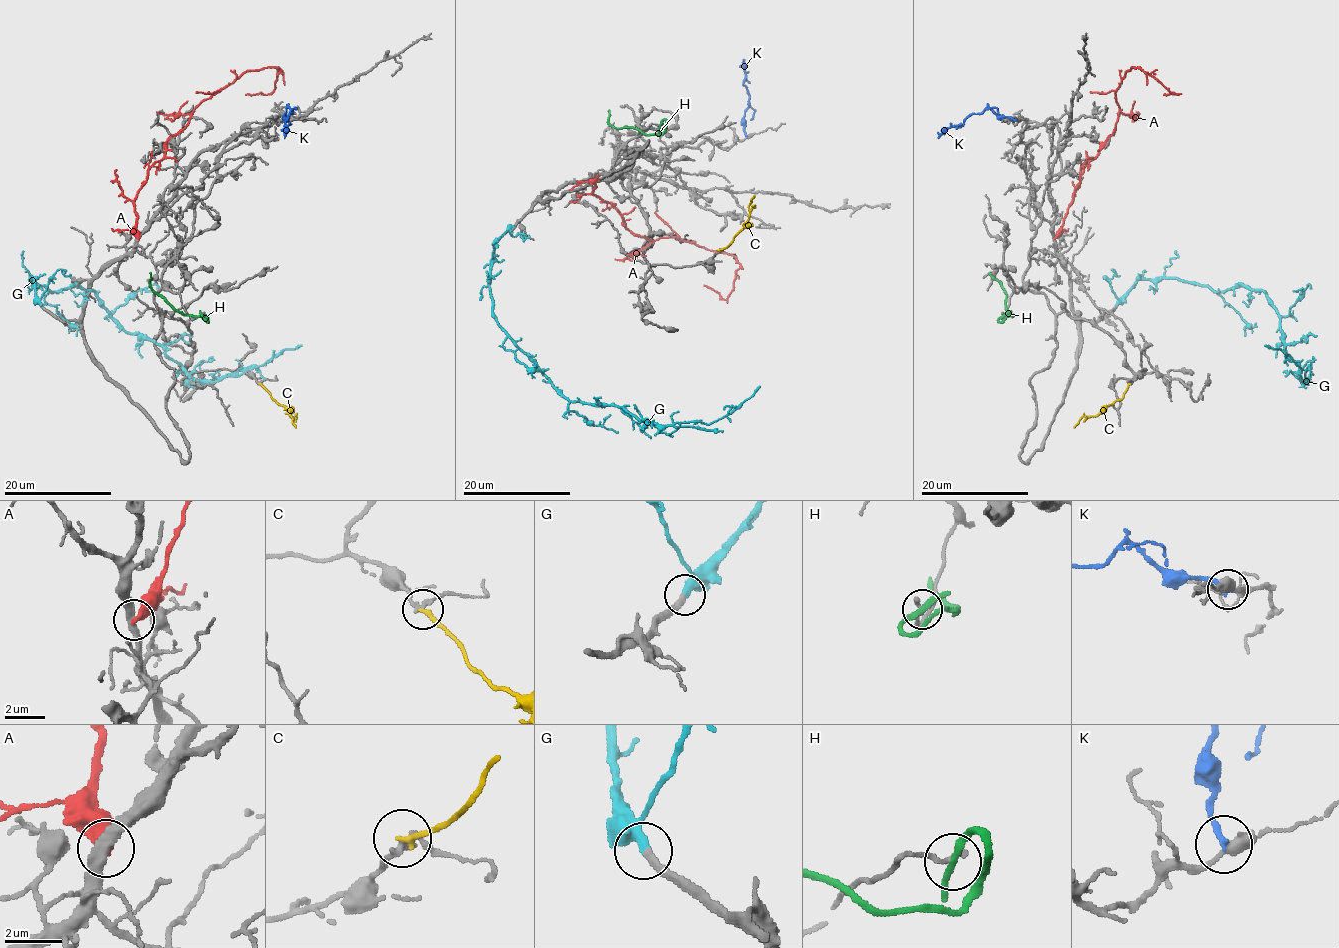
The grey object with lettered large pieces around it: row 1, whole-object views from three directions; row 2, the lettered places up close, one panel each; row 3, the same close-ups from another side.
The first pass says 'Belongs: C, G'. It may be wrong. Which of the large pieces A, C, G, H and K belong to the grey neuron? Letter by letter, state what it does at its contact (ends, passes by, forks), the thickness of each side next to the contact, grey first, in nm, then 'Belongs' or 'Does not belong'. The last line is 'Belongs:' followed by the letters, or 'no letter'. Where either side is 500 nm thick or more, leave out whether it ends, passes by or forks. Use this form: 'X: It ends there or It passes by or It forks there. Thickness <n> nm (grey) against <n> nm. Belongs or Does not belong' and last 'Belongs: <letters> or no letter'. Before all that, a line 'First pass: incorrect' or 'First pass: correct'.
First pass: correct
A: It ends there. Thickness 400 nm (grey) against 440 nm. Does not belong
C: It ends there. Thickness 200 nm (grey) against 240 nm. Belongs
G: It passes by. Thickness 280 nm (grey) against 300 nm. Belongs
H: It passes by. Thickness 240 nm (grey) against 240 nm. Does not belong
K: It ends there. Thickness 400 nm (grey) against 200 nm. Does not belong
Belongs: C, G

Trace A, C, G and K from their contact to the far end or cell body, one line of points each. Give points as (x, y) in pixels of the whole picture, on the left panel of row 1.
A: (138, 237), (137, 192), (191, 112), (249, 70), (281, 72), (266, 94), (245, 94)
C: (260, 383), (273, 399), (284, 406), (296, 427)
G: (40, 305), (30, 278), (49, 291), (91, 290), (125, 330), (157, 343), (199, 380), (239, 376), (302, 345)
K: (288, 120), (285, 117), (288, 108), (291, 113), (284, 124), (287, 127), (284, 138)

